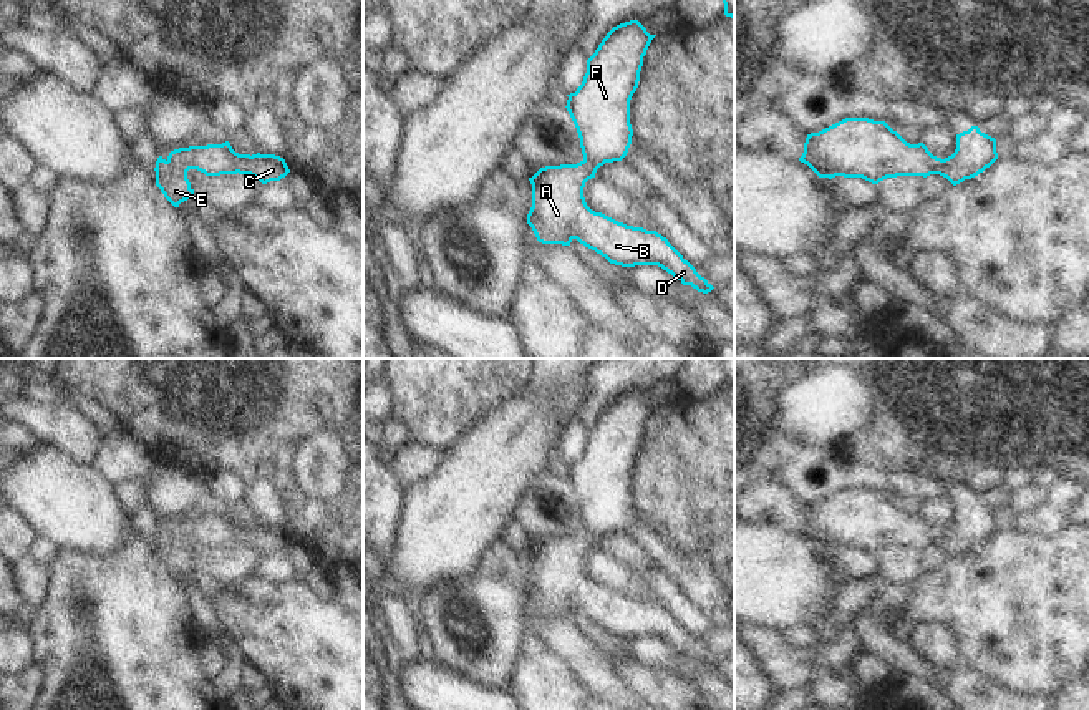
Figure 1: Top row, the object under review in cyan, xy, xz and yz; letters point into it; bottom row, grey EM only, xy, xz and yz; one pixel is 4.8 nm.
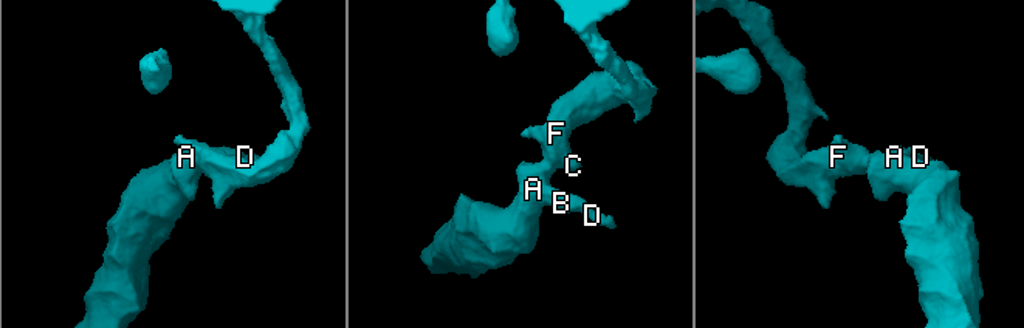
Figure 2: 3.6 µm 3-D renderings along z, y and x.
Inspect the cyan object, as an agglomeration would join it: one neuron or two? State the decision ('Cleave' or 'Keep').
Keep

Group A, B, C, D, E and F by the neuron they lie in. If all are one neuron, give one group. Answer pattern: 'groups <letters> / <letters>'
groups A B C D E F

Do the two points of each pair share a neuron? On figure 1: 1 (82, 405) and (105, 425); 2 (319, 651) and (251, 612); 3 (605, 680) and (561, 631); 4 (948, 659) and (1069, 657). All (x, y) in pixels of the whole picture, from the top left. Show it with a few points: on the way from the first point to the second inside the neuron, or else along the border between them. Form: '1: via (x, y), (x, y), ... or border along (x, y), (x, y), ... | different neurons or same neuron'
1: via (87, 408), (100, 420) | same neuron
2: via (302, 646), (282, 629), (267, 622) | same neuron
3: via (594, 669), (567, 642) | same neuron
4: border along (940, 624), (953, 634), (960, 661) | different neurons

